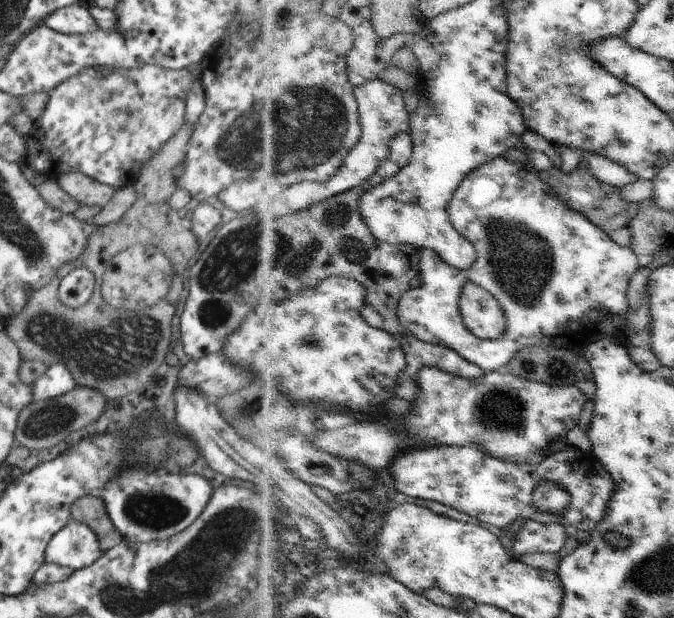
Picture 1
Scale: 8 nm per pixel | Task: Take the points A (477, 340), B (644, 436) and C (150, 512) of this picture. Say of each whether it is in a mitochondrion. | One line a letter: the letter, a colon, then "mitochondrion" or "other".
A: other
B: other
C: mitochondrion

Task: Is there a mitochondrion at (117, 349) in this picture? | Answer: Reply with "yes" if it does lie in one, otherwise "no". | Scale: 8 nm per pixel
yes

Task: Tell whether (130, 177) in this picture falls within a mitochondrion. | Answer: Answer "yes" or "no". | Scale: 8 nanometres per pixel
no

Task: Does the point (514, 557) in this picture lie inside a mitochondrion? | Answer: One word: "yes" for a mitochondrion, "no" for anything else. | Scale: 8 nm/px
no

